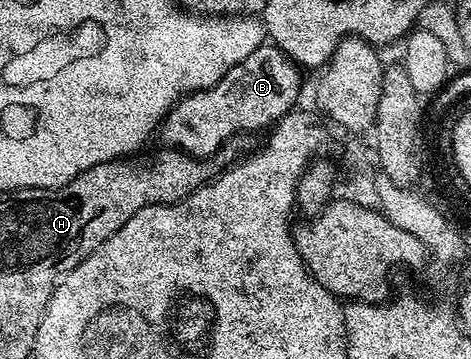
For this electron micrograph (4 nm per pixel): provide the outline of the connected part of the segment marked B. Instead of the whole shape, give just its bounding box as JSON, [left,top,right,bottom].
[159,42,301,157]

